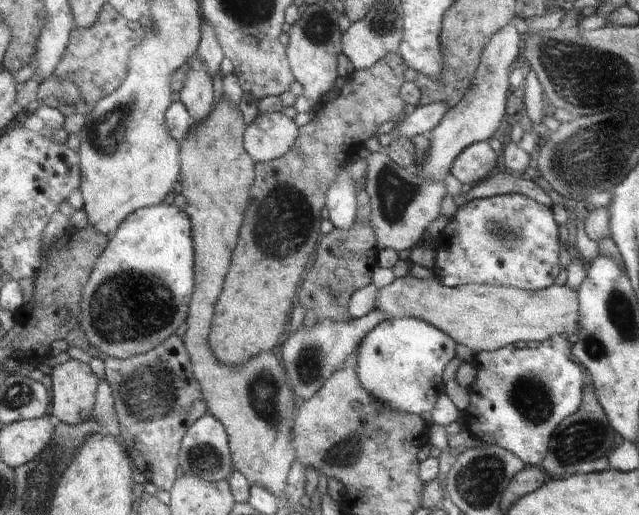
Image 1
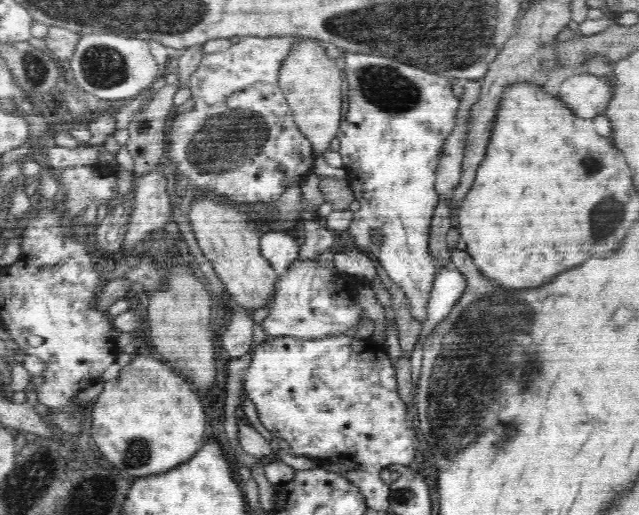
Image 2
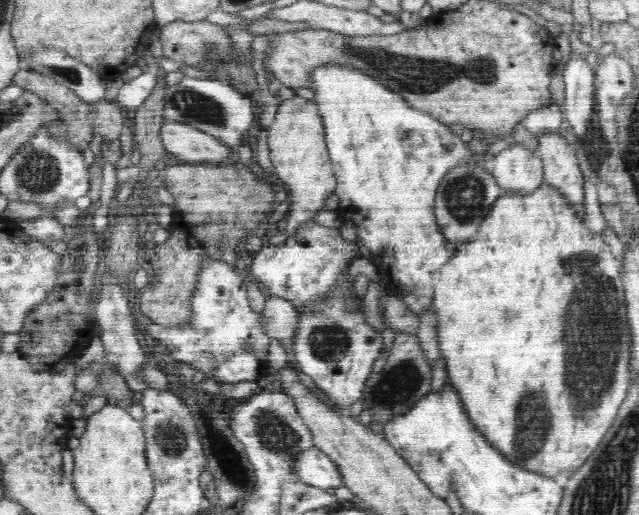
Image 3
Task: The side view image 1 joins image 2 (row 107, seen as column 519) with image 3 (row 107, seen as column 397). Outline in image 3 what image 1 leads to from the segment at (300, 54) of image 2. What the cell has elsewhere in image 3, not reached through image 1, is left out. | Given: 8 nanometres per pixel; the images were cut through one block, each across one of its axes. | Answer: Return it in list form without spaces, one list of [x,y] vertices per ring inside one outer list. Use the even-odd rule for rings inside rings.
[[[298,96],[283,100],[268,131],[268,146],[273,178],[282,183],[288,194],[289,211],[281,226],[289,237],[305,220],[325,209],[324,202],[337,186],[317,104]]]

